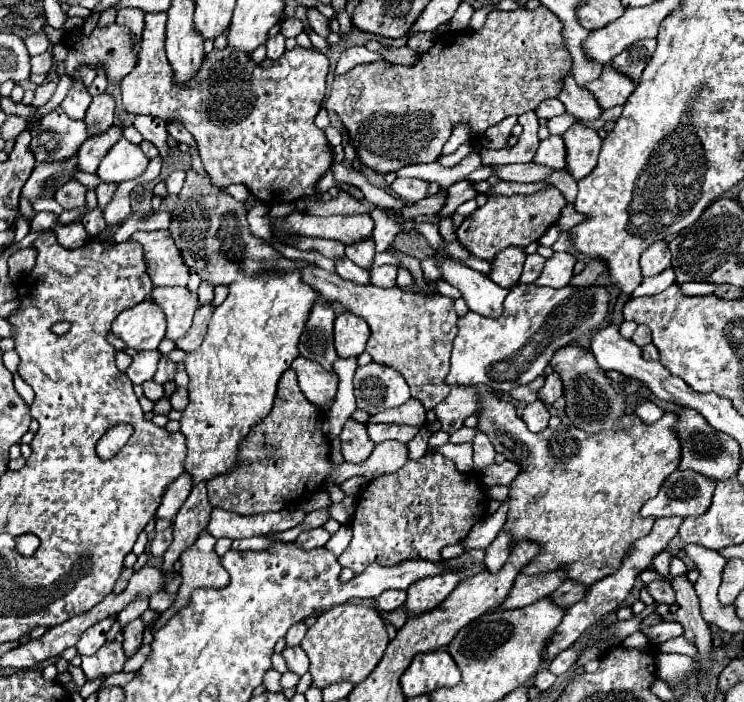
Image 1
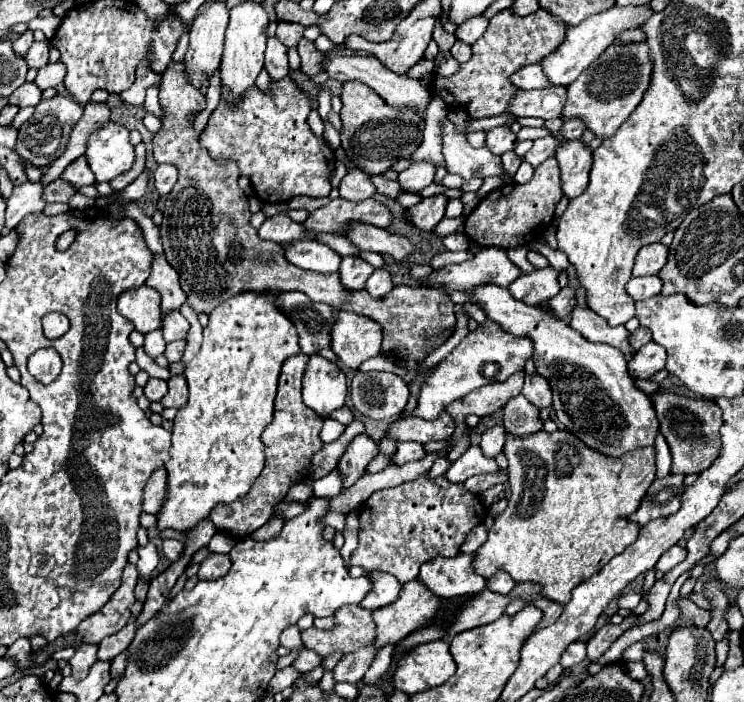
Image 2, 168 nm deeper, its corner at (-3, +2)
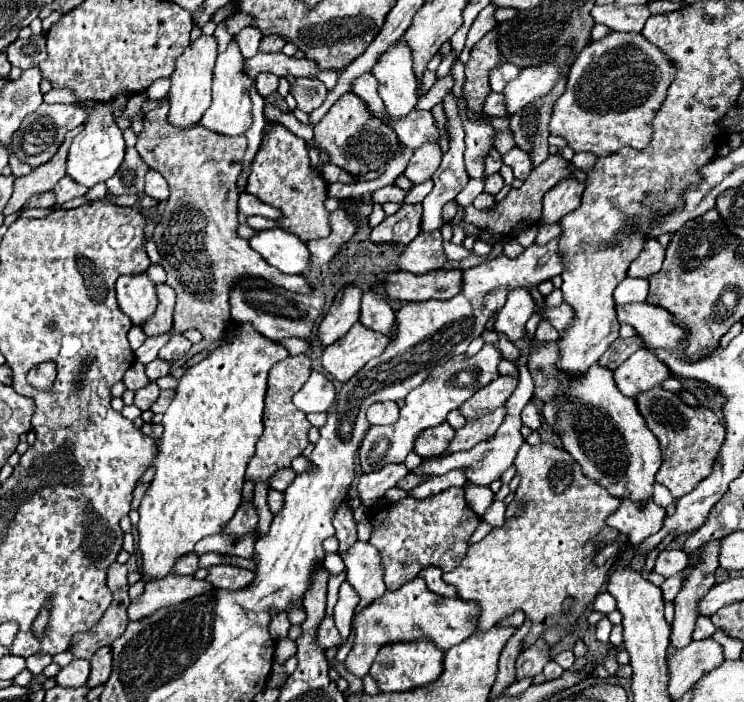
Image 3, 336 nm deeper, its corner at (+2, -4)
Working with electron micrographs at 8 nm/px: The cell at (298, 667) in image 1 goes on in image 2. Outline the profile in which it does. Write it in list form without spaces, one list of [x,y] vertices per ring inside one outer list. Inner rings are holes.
[[[289,625],[283,633],[281,633],[281,645],[289,651],[295,651],[295,649],[301,649],[303,643],[301,643],[301,633],[297,629],[297,625]]]

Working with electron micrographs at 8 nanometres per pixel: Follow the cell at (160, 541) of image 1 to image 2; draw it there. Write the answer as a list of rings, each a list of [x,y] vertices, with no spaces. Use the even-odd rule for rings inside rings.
[[[165,539],[163,541],[163,553],[167,555],[169,561],[177,561],[183,555],[183,549],[185,549],[185,545],[177,539]]]

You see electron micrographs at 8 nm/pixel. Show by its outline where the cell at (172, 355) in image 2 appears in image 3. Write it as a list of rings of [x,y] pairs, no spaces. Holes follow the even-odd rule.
[[[154,359],[152,363],[146,365],[146,375],[150,381],[156,381],[158,377],[168,375],[172,369],[172,363],[166,363],[166,359]]]

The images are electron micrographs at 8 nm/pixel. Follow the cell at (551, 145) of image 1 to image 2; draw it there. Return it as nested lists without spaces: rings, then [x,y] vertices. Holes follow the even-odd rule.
[[[547,135],[543,139],[535,139],[533,147],[525,155],[525,161],[531,163],[533,167],[537,167],[537,165],[541,165],[541,161],[555,155],[555,147],[557,147],[557,141],[553,135]]]

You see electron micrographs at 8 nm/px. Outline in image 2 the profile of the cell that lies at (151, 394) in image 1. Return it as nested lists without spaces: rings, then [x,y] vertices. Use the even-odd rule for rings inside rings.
[[[149,379],[147,385],[143,387],[143,395],[149,401],[161,401],[161,397],[167,393],[167,383],[161,379]]]

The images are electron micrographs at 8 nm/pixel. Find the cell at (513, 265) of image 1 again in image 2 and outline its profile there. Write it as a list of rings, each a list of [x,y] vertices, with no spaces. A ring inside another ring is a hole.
[[[481,247],[475,255],[475,259],[459,263],[459,265],[445,265],[441,269],[433,269],[433,273],[425,279],[419,281],[423,287],[433,287],[433,289],[443,289],[447,293],[451,291],[473,291],[479,285],[499,285],[499,287],[509,287],[517,277],[521,275],[519,267],[513,265],[507,257],[507,253],[499,247]]]

